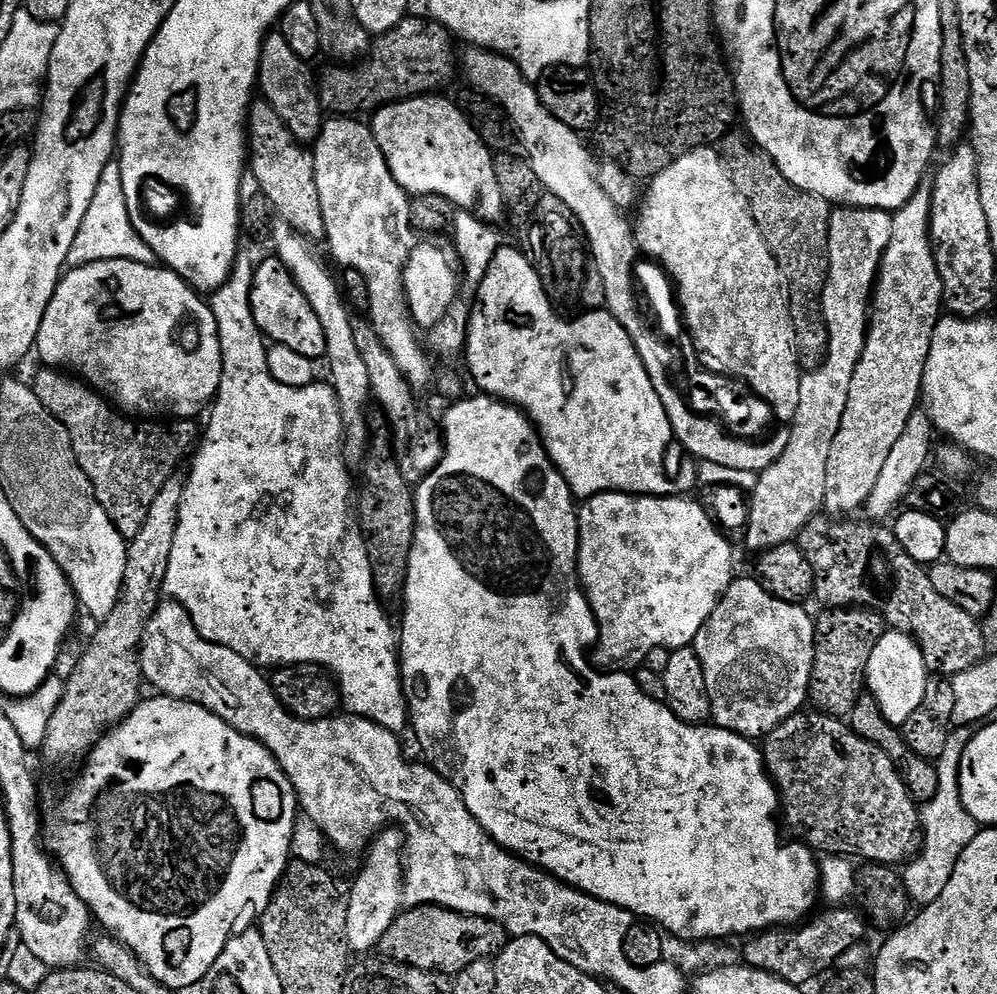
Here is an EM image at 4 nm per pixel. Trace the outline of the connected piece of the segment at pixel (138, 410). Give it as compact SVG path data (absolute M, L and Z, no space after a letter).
M103 260L65 271L60 277L60 283L56 285L56 293L50 298L50 306L42 318L34 352L37 357L40 355L48 363L45 365L49 369L67 370L75 374L83 383L111 401L121 413L131 414L136 418L199 417L199 412L203 413L215 401L216 392L220 389L220 375L224 373L224 355L220 349L220 335L209 301L169 268L139 264L129 260Z

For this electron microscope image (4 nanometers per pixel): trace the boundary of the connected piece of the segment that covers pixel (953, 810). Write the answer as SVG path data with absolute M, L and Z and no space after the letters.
M953 790L948 796L937 796L923 805L920 814L921 851L903 869L903 884L909 899L916 905L927 906L935 903L945 892L946 883L952 880L954 866L967 853L970 842L976 840L980 831L977 820L962 806L959 791Z

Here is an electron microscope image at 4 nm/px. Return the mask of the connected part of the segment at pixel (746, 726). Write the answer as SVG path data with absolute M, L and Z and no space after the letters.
M733 579L732 584L724 591L718 606L714 610L714 614L710 614L710 618L702 626L702 630L698 630L694 641L694 647L698 654L698 662L702 662L702 674L706 674L706 690L710 694L710 702L712 703L712 720L715 727L725 728L739 736L745 736L746 739L756 742L761 738L766 738L779 726L783 720L790 718L796 712L801 711L809 703L808 687L812 681L812 667L814 666L814 650L816 649L816 622L815 619L800 604L791 604L785 600L780 600L772 593L764 589L759 579L752 580Z

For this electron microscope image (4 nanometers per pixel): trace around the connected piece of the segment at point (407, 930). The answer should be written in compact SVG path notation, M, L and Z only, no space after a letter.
M423 904L397 915L390 930L382 934L380 948L395 963L406 964L423 972L455 976L474 962L500 956L509 939L508 932L496 921L451 911L435 904Z

